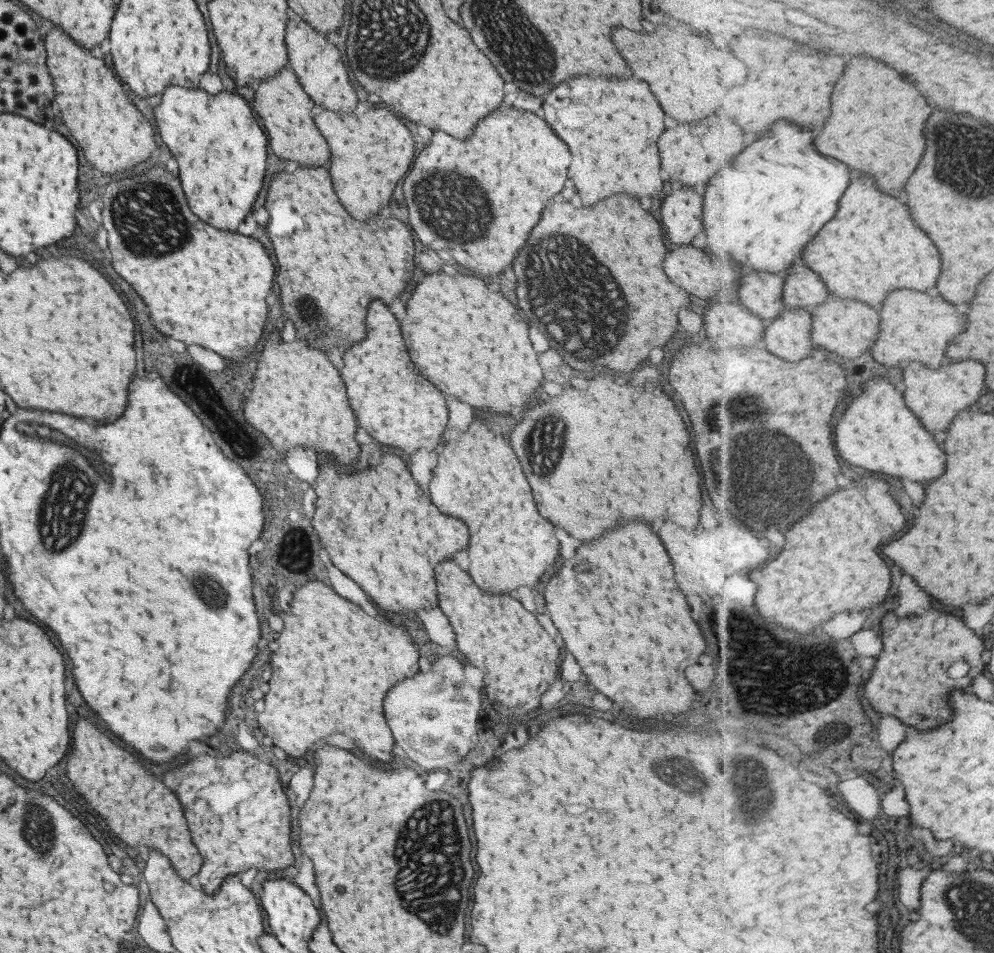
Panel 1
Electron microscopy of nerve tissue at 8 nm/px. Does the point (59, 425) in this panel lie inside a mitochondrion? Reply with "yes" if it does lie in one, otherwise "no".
no

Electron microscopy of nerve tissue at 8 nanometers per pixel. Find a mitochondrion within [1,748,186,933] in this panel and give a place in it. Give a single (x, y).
(35, 814)

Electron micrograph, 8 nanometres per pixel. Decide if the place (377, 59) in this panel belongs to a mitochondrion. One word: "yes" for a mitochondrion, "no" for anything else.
yes

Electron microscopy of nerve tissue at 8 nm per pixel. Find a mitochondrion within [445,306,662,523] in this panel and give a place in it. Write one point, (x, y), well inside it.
(548, 463)

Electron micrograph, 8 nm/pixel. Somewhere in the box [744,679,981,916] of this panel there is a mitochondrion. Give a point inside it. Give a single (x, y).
(827, 696)

